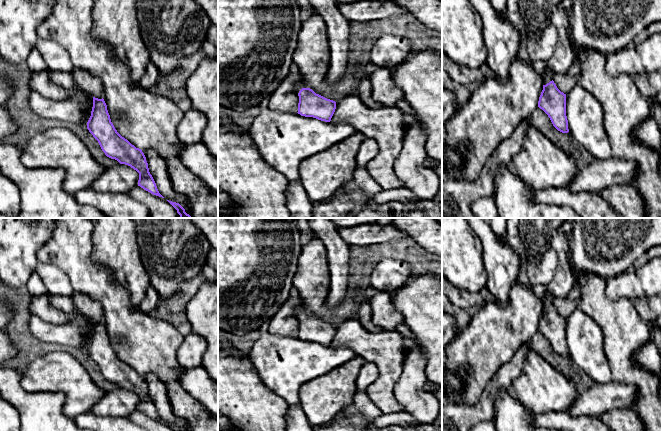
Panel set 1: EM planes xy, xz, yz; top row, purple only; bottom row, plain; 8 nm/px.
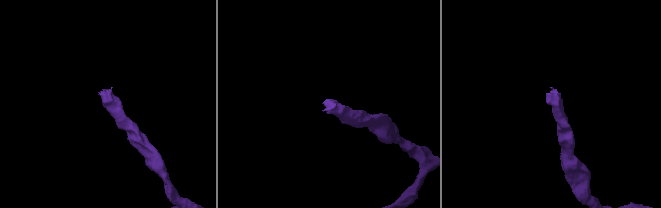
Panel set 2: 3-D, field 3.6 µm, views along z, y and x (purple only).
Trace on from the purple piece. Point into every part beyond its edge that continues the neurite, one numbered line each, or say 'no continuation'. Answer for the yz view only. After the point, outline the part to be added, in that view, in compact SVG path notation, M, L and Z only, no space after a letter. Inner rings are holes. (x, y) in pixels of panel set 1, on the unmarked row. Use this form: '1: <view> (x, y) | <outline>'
1: yz (541, 291) | M547 285L532 286L532 291L542 300L543 309L553 304L554 298L548 291Z

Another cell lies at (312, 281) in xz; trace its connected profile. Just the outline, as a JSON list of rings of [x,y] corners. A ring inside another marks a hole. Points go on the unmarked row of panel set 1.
[[[315,236],[303,244],[298,265],[293,287],[299,292],[305,309],[316,312],[326,304],[330,290],[328,255],[321,239]]]

